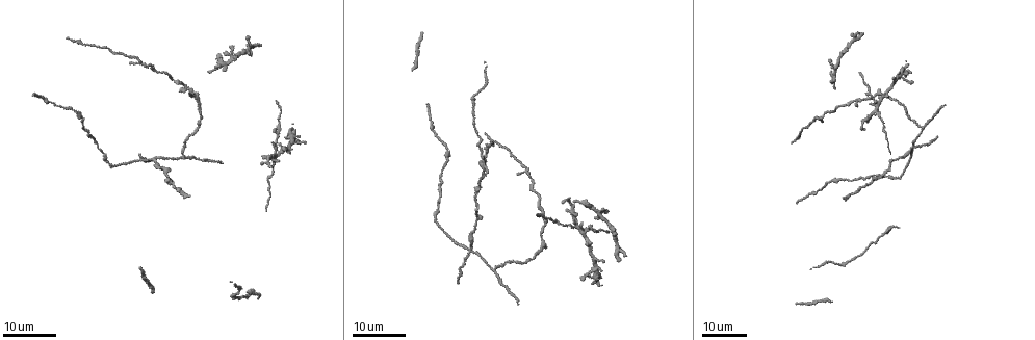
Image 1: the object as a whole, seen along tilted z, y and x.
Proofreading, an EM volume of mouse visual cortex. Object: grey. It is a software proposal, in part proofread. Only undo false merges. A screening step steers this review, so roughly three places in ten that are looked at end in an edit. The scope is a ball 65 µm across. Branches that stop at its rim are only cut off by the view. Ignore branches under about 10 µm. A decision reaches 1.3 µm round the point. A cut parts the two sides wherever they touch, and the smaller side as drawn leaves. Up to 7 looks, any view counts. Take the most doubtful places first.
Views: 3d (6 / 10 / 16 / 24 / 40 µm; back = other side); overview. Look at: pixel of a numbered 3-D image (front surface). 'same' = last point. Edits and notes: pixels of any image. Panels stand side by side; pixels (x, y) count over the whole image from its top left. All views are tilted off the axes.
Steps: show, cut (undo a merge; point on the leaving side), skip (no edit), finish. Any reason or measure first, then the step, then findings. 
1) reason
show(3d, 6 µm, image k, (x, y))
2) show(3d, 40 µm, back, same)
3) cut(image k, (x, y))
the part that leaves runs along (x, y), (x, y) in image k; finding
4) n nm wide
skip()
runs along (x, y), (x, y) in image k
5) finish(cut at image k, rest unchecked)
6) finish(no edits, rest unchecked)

four arms meet
show(3d, 24 µm, image 1, (471, 247))

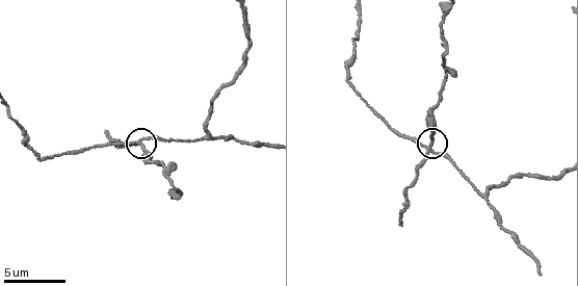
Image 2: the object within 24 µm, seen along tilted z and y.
show(3d, 6 µm, image 2, (139, 142))

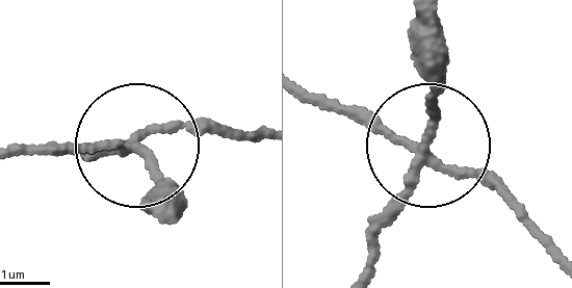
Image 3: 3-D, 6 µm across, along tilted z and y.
other side
show(3d, 6 µm, back, image 3, (425, 140))

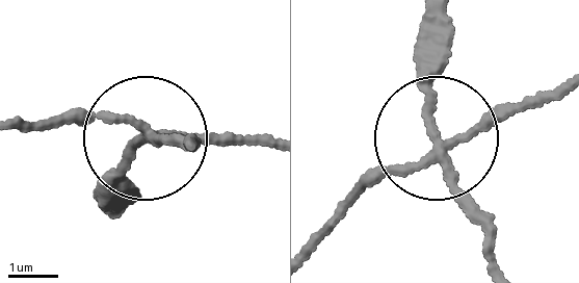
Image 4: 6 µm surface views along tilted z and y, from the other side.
side arm 43 µm
cut(image 4, (480, 215))
the part that leaves runs along (439, 153), (424, 14) in image 4; a second cell is stuck on

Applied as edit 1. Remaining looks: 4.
show(overview)

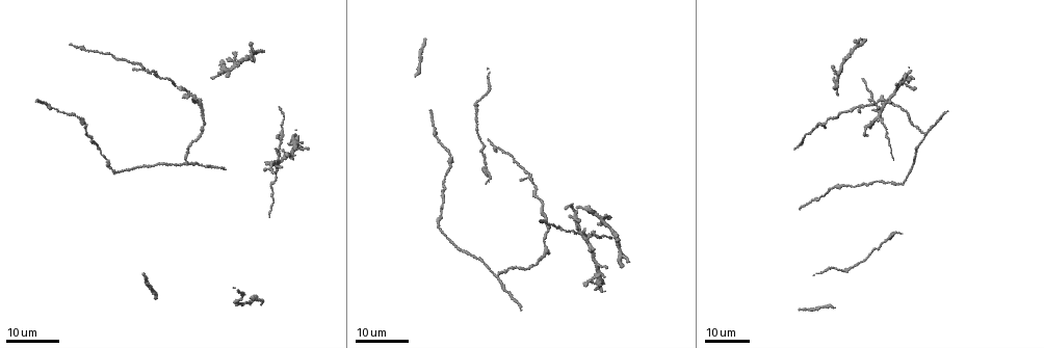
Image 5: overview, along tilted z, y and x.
show(3d, 16 µm, image 5, (582, 236))

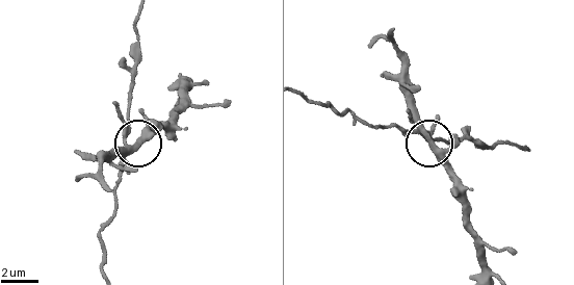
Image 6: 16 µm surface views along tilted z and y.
show(3d, 6 µm, image 6, (137, 143))

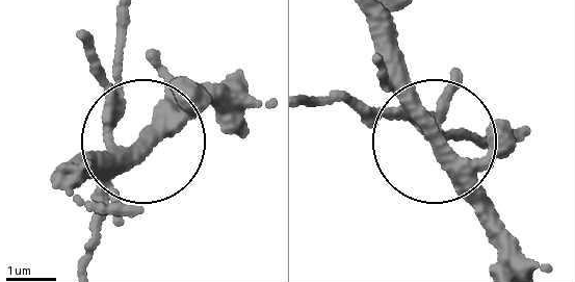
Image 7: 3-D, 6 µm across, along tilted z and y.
side arm 13 µm; 4 arms
cut(image 7, (99, 230))
two cells meet here

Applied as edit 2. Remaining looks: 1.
finish(cut at image 4, cut at image 7, rest unchecked)

